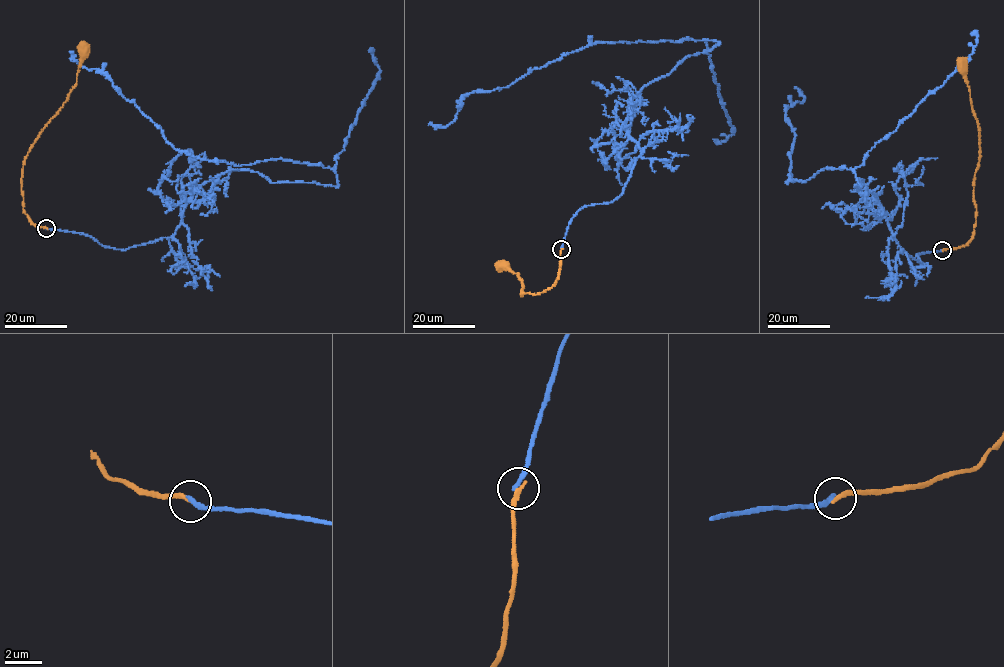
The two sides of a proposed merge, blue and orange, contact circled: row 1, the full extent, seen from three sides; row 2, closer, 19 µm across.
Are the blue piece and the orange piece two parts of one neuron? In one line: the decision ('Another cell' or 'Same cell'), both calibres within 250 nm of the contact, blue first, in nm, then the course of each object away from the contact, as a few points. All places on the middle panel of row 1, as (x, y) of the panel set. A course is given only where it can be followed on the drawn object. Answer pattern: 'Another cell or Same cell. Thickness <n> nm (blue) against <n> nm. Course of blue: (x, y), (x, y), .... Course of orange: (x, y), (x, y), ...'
Another cell. Thickness 240 nm (blue) against 240 nm. Course of blue: (561, 249), (573, 217), (630, 176), (635, 97), (719, 43), (591, 43), (428, 124). Course of orange: (561, 249), (555, 283), (534, 294), (521, 295), (518, 274), (502, 269), (502, 266)

